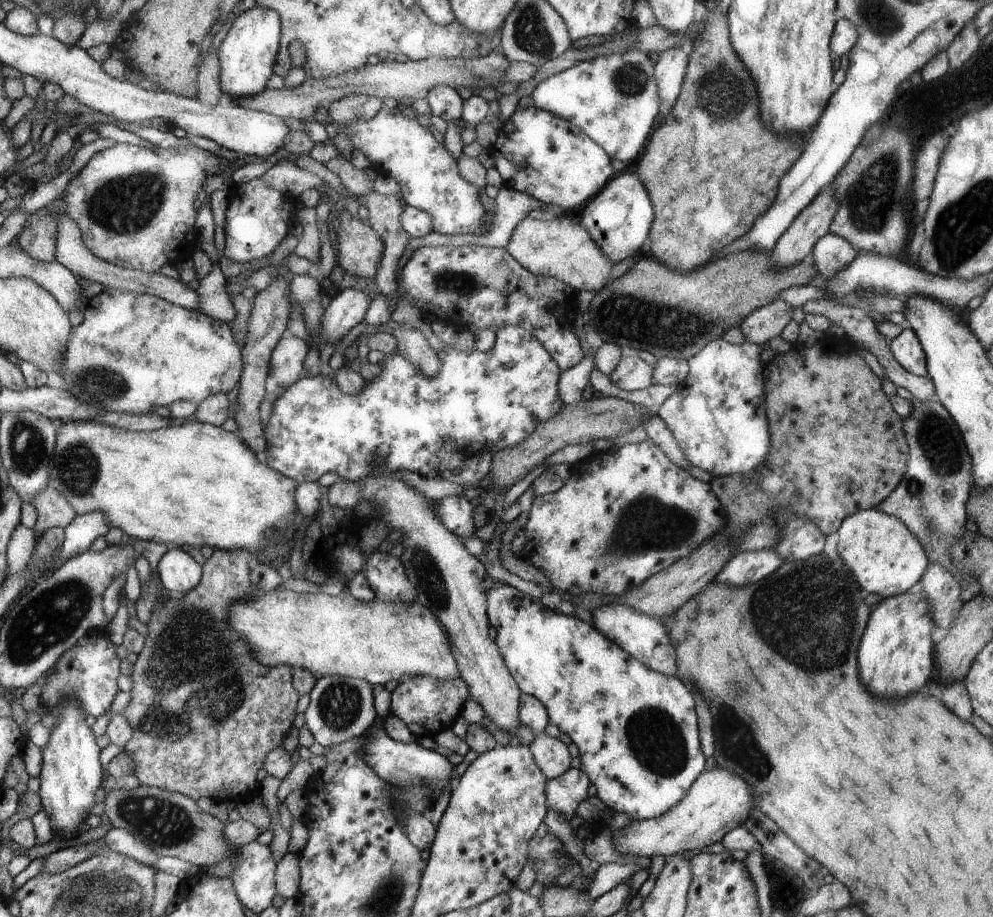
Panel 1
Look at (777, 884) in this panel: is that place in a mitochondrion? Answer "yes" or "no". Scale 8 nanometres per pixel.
yes

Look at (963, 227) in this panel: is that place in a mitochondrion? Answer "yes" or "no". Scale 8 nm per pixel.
yes

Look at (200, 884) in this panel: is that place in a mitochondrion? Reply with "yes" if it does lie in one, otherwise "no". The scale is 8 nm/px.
no

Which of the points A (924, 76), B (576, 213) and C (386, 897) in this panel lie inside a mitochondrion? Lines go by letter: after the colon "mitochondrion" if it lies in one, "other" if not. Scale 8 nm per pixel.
A: other
B: other
C: mitochondrion

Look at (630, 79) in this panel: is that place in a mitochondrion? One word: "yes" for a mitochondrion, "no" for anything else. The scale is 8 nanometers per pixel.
yes

